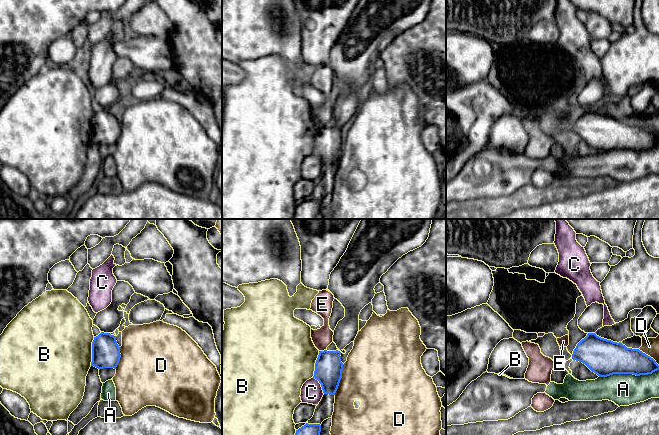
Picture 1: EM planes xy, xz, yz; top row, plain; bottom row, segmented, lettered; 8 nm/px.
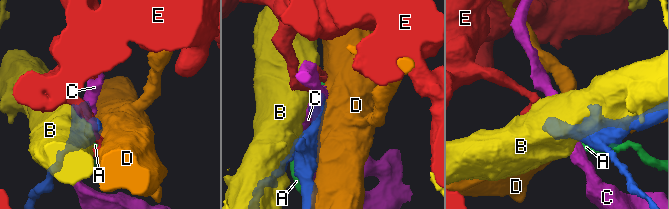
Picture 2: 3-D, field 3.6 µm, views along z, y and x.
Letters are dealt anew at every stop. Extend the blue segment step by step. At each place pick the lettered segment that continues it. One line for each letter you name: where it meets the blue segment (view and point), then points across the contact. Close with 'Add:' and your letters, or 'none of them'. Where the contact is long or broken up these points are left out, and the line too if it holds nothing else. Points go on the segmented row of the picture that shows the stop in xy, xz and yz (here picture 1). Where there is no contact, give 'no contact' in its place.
Add: none of them

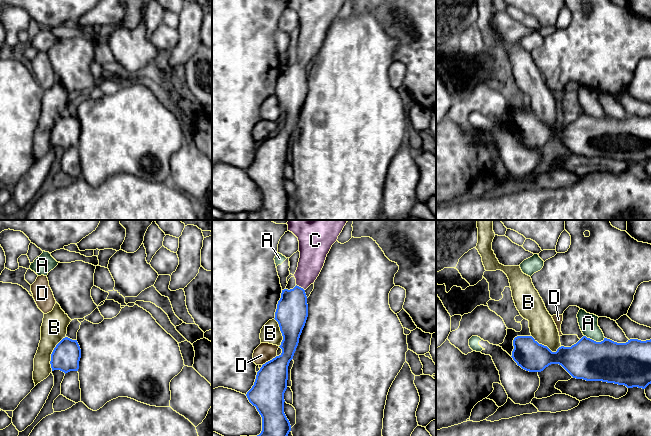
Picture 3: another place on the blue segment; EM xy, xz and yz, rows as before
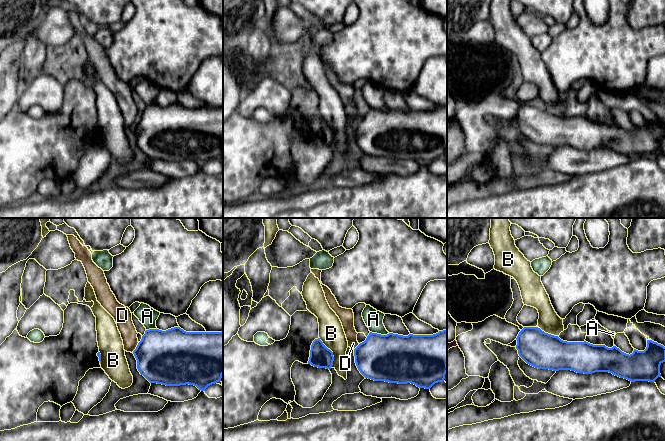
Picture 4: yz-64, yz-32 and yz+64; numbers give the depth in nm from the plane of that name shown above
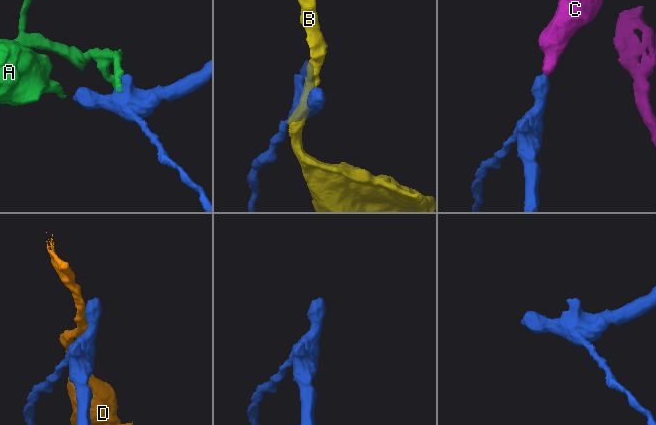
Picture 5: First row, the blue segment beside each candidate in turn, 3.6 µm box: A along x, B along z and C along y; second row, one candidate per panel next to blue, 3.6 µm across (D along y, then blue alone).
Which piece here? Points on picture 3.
C: meets blue in xz at (300, 287); runs through xz (291, 314), (292, 305), (300, 287), (312, 259)
Add: C

